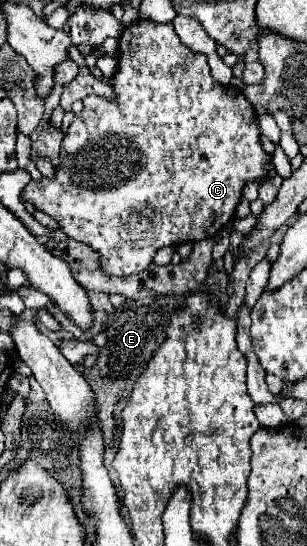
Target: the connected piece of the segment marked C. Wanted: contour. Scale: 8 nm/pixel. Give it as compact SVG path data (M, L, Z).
M151 20L133 22L131 26L127 26L123 30L123 34L119 38L119 54L121 54L119 70L111 80L115 94L117 94L117 102L109 102L101 96L87 96L83 100L83 104L85 104L83 112L79 116L75 116L75 120L71 122L71 126L63 138L61 166L57 168L57 176L53 180L43 178L41 182L29 182L21 196L25 200L33 202L35 208L53 216L59 222L59 228L69 238L95 248L101 254L103 272L115 274L115 276L125 276L125 274L143 272L149 264L153 264L153 256L163 246L179 246L183 242L199 242L203 238L213 238L235 216L235 208L237 208L237 202L241 200L243 186L249 182L255 182L257 186L261 186L263 182L273 178L277 172L275 172L271 156L261 146L253 106L243 98L241 90L235 90L231 86L219 86L213 82L205 56L195 54L187 46L183 46L179 36L173 30L173 24L155 24Z

